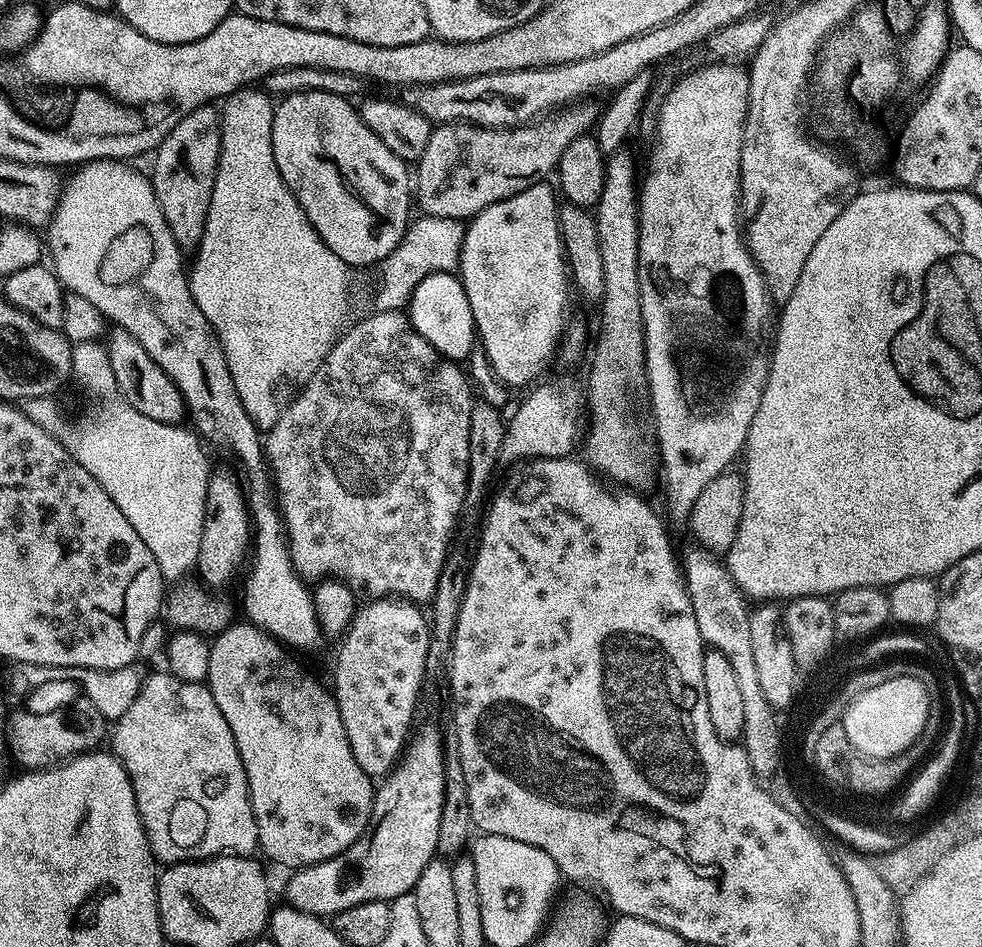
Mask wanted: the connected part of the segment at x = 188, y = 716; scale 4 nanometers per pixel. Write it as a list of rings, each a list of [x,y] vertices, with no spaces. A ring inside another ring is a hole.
[[[167,670],[156,672],[153,676],[145,675],[137,698],[126,714],[115,721],[113,728],[116,729],[110,732],[111,751],[122,762],[134,786],[138,814],[142,818],[148,844],[153,857],[161,865],[211,860],[214,856],[225,854],[251,857],[257,851],[260,839],[252,799],[244,794],[248,790],[246,770],[242,766],[234,734],[230,726],[226,726],[226,718],[222,718],[222,710],[218,710],[218,702],[214,702],[214,694],[207,683],[182,682]],[[216,784],[224,784],[220,788],[224,796],[212,793]],[[232,784],[236,784],[240,796],[232,796],[236,792]]]

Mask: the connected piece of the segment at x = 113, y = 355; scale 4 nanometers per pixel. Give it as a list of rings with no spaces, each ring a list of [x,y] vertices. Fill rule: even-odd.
[[[115,326],[109,327],[106,332],[106,368],[112,374],[115,391],[124,395],[125,402],[132,407],[129,409],[135,415],[173,426],[185,419],[184,399],[178,386],[174,386],[162,366],[158,366],[158,362],[154,362],[154,358],[150,358],[150,354],[142,350],[138,338]]]

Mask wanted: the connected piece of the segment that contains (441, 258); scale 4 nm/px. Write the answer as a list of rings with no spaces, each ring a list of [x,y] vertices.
[[[417,215],[404,232],[402,242],[385,258],[379,269],[380,281],[376,284],[376,305],[382,312],[395,312],[407,305],[414,286],[432,272],[456,272],[460,267],[460,251],[465,225],[459,220]]]

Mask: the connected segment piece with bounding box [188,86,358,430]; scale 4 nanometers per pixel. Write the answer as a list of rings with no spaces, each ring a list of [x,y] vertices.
[[[249,86],[232,93],[223,101],[222,107],[219,109],[220,161],[216,167],[214,194],[210,198],[210,210],[206,214],[202,238],[190,260],[188,288],[192,292],[198,310],[202,310],[202,314],[208,320],[208,324],[220,342],[228,369],[232,371],[236,389],[242,398],[242,406],[246,406],[246,414],[252,416],[252,421],[255,422],[257,428],[267,430],[273,428],[278,422],[290,393],[308,383],[308,379],[318,370],[318,366],[322,366],[322,362],[330,354],[330,350],[336,345],[337,340],[352,327],[358,313],[356,313],[356,280],[352,277],[354,275],[353,269],[346,262],[342,262],[342,258],[338,258],[338,254],[334,254],[334,250],[330,250],[330,246],[326,246],[326,242],[322,242],[322,238],[306,218],[302,206],[296,201],[296,195],[286,186],[286,182],[282,182],[282,178],[278,174],[278,166],[274,162],[274,146],[272,145],[274,102],[267,91],[255,92],[256,90],[255,87]]]

